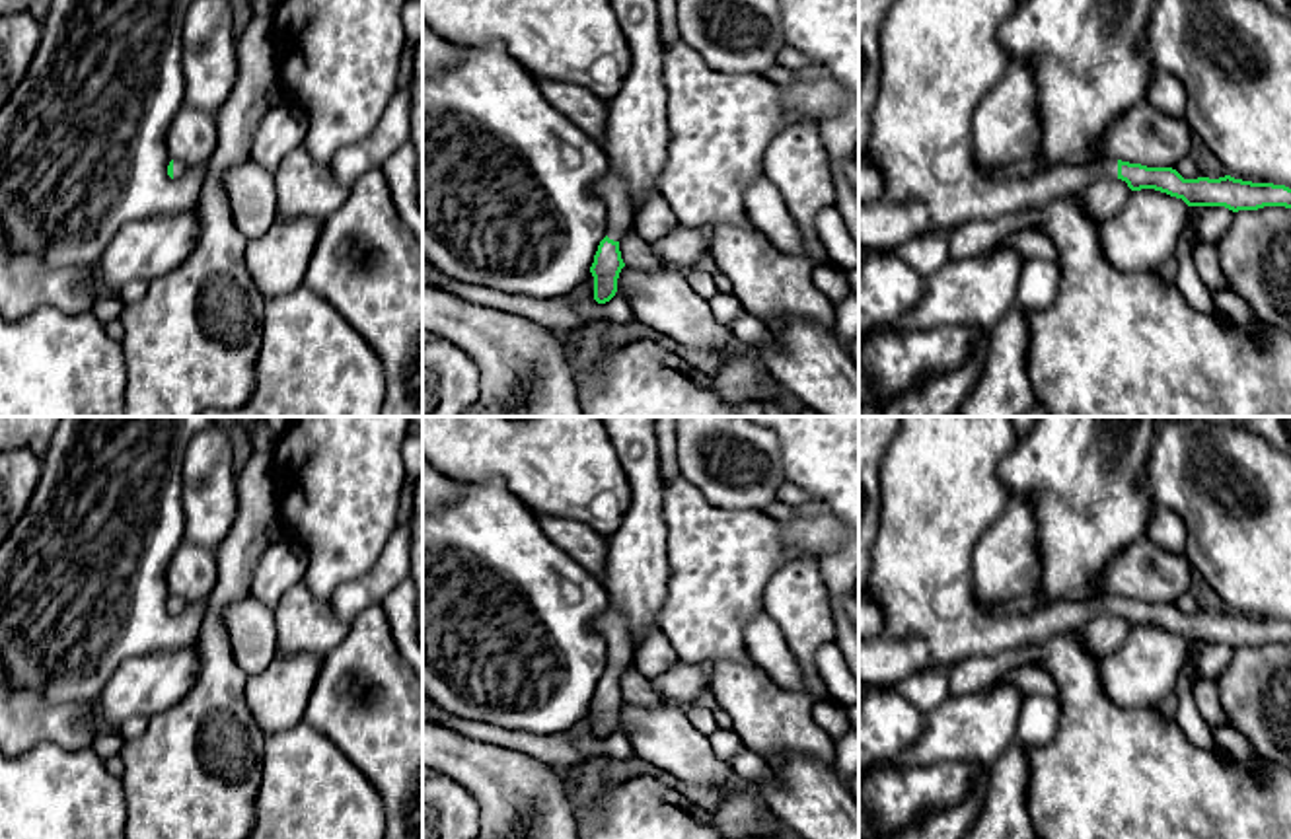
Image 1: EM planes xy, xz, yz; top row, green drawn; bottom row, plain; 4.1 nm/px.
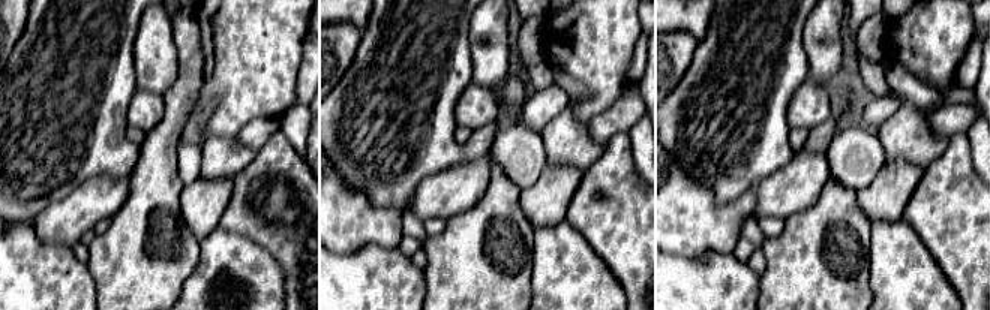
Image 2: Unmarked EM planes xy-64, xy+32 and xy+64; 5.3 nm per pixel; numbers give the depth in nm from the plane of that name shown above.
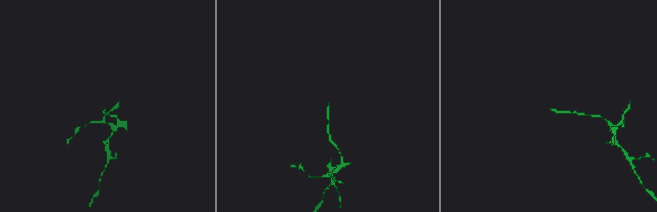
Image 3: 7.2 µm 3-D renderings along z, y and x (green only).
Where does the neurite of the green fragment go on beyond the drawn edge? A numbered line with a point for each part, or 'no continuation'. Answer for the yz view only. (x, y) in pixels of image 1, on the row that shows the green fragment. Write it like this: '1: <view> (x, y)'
1: yz (937, 57)

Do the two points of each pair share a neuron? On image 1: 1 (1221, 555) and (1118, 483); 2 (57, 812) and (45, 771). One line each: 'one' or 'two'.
1: two
2: one

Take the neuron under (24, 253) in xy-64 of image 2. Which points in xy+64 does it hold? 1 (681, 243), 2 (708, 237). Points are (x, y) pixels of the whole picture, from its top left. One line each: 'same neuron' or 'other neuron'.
1: other neuron
2: other neuron

